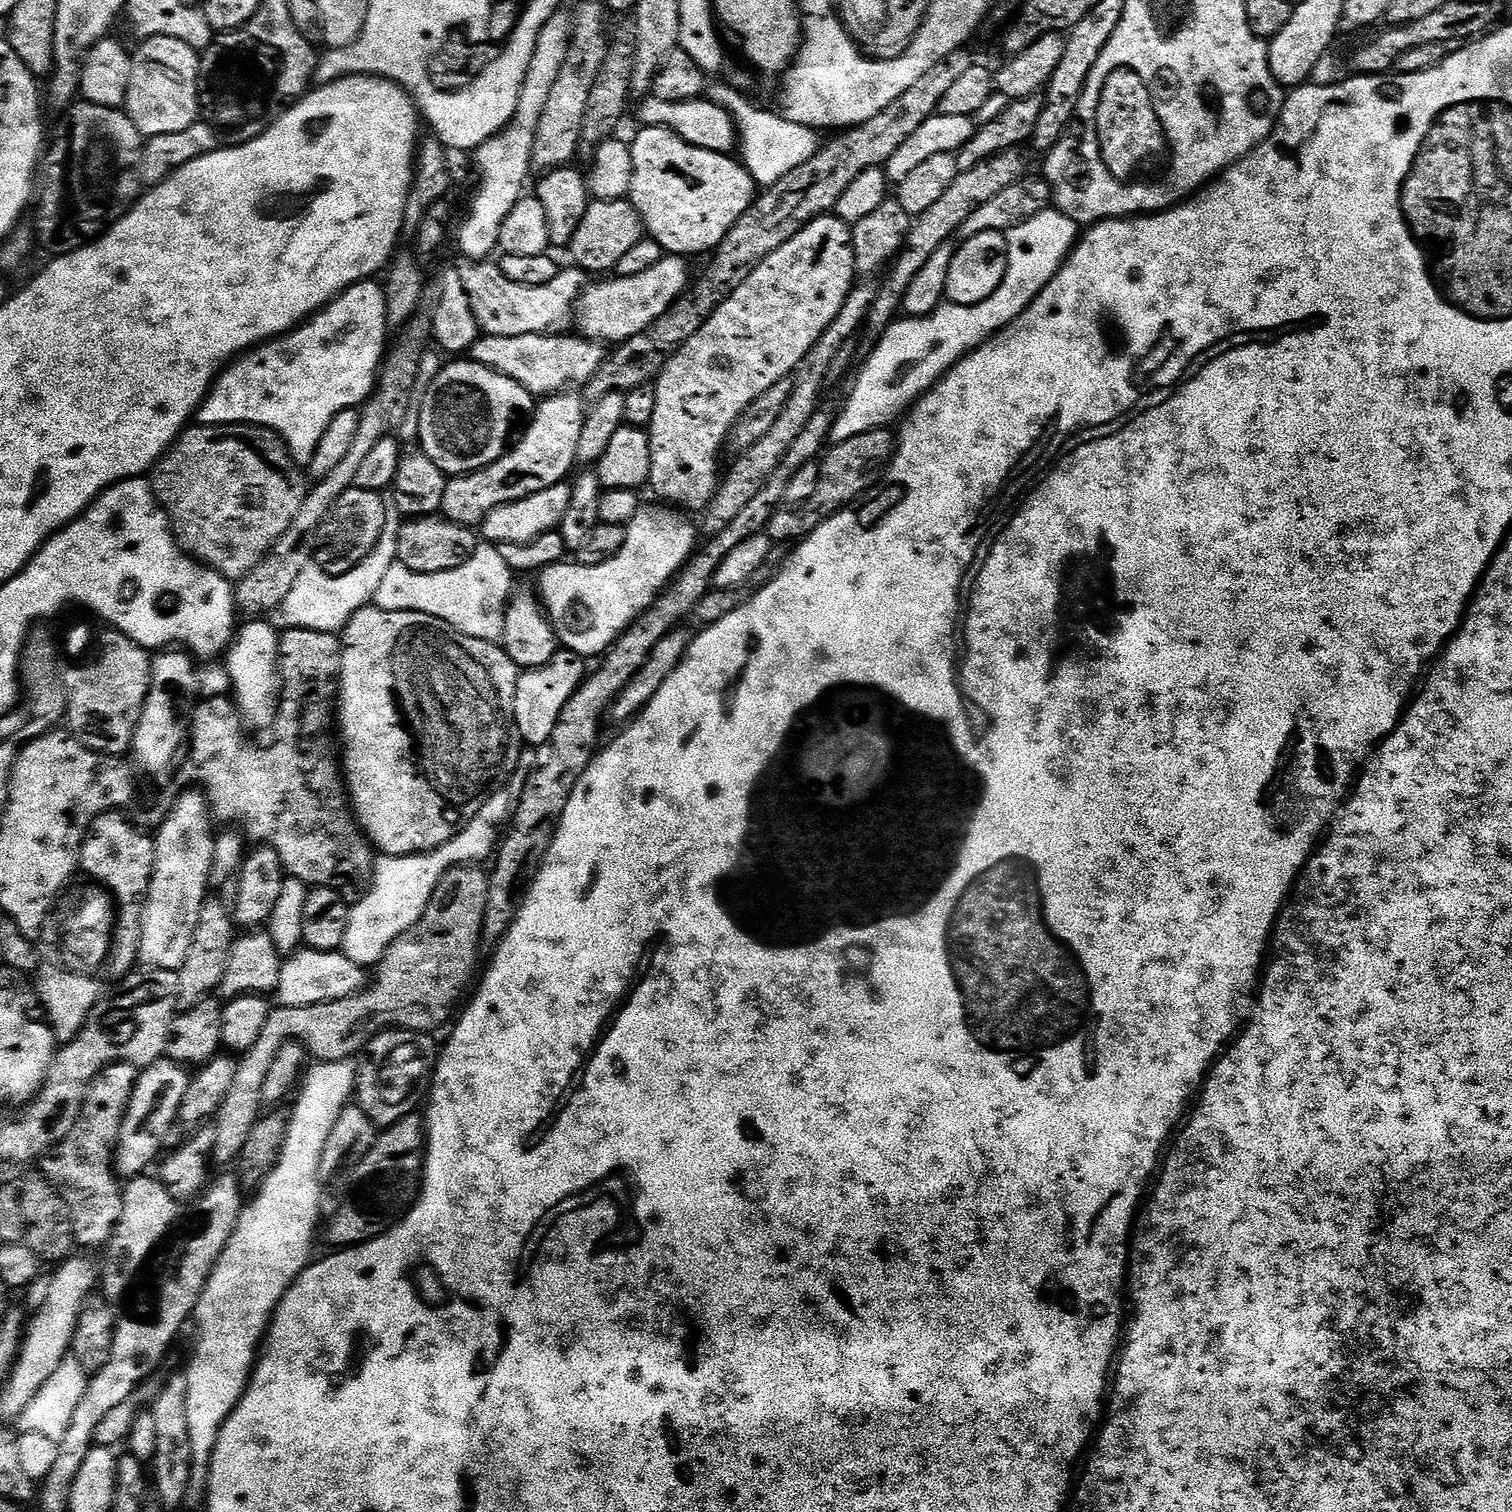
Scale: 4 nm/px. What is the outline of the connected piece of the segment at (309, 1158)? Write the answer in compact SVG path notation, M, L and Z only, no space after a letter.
M357 1061L313 1065L303 1077L300 1097L299 1092L295 1097L292 1121L277 1164L251 1197L253 1200L243 1205L233 1236L213 1266L195 1309L196 1353L186 1369L186 1422L190 1426L192 1451L187 1507L201 1507L205 1503L208 1467L218 1434L248 1388L262 1341L272 1323L272 1313L313 1259L312 1239L320 1220L322 1150L326 1150L326 1138L330 1138L338 1114L353 1099Z

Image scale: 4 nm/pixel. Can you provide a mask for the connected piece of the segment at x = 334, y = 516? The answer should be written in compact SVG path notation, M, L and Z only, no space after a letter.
M353 486L338 498L338 502L334 502L330 514L326 514L322 526L318 526L316 535L314 563L323 572L331 576L346 574L354 570L370 550L374 550L378 538L382 538L382 526L386 526L386 500L382 497L379 491Z

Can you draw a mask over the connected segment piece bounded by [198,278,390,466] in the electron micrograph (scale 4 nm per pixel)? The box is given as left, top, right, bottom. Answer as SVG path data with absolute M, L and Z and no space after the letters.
M369 278L361 280L359 284L351 284L345 292L295 330L233 359L216 377L200 403L199 423L254 424L258 428L268 428L283 440L294 463L307 466L310 458L314 458L318 441L322 439L322 434L326 434L326 426L330 426L334 414L363 405L375 389L390 333L384 290L376 282Z

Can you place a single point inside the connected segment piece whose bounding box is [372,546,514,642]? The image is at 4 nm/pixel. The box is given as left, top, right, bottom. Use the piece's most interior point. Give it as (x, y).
(472, 597)

